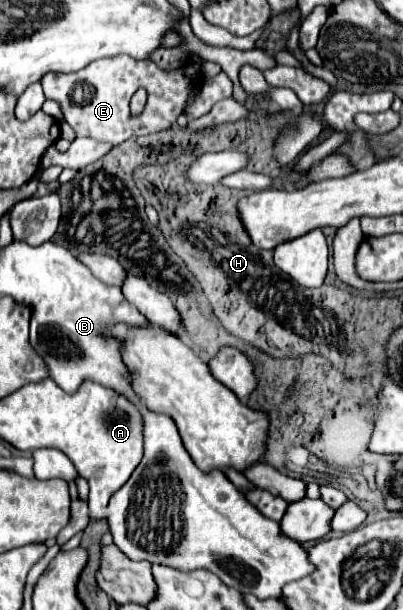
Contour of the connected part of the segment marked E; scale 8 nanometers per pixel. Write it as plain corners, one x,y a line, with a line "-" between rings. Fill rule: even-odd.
114,56
90,62
86,68
70,74
46,74
40,84
48,100
60,104
64,120
74,128
76,138
92,138
108,144
122,144
132,136
148,136
170,128
184,112
188,92
200,80
200,64
186,62
178,70
164,72
150,60
-
138,88
148,90
148,102
140,116
130,114
130,98

